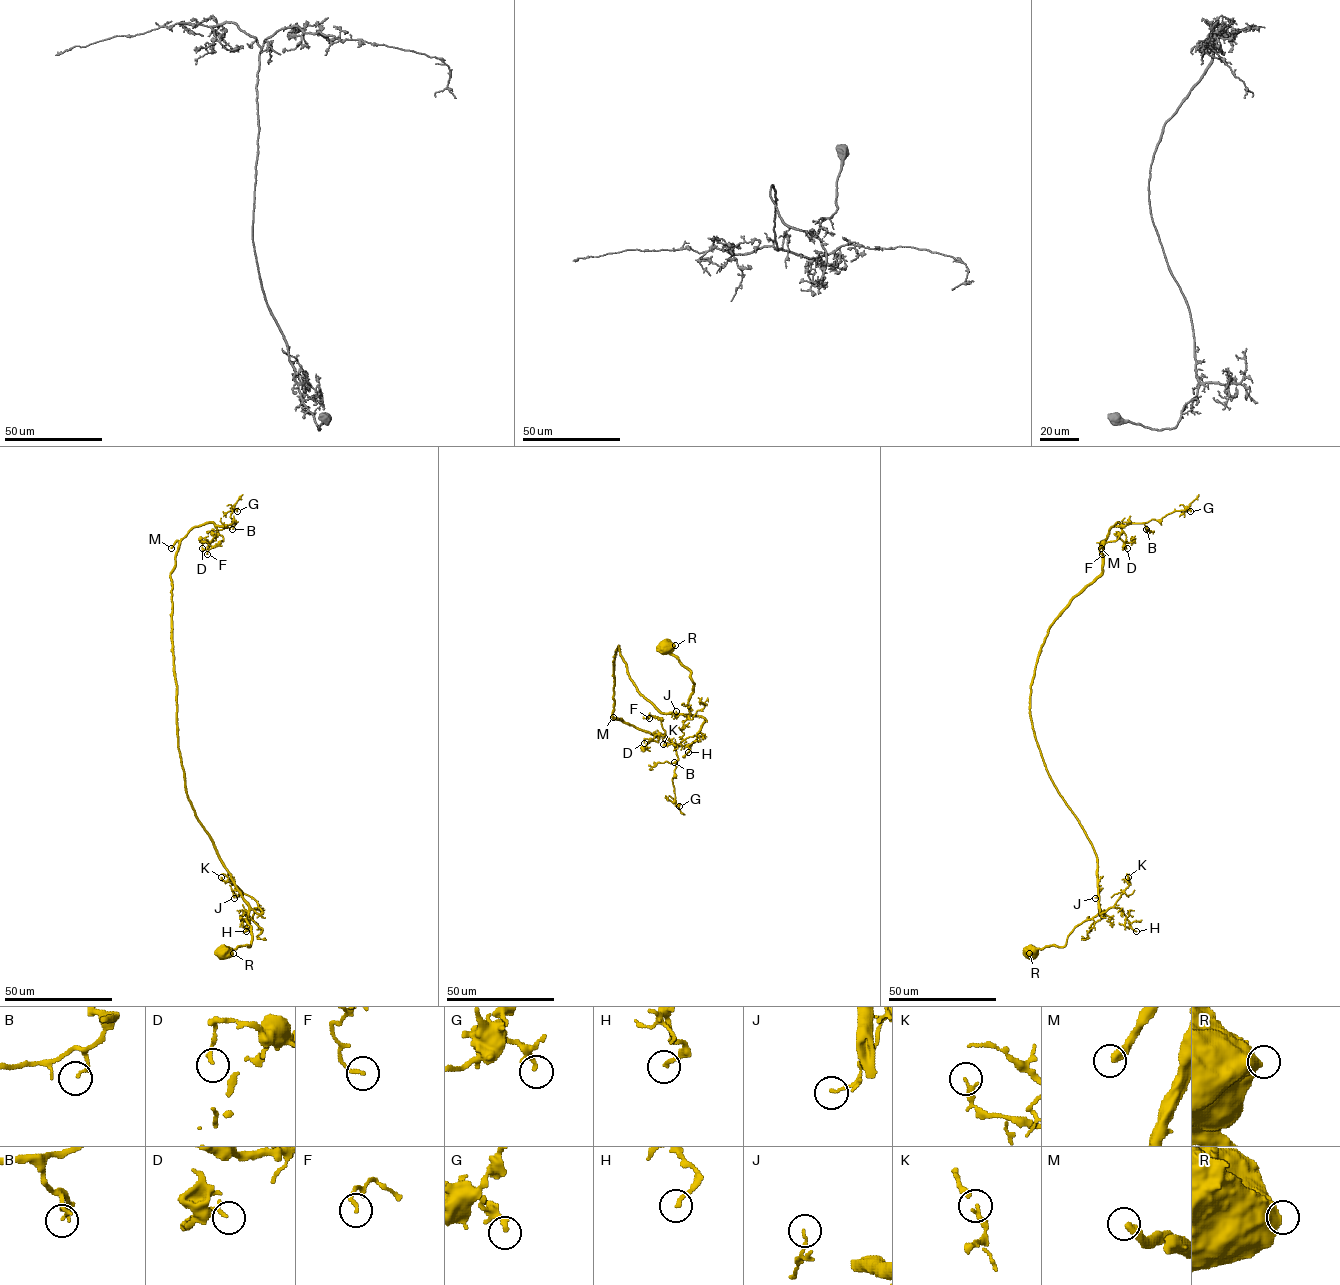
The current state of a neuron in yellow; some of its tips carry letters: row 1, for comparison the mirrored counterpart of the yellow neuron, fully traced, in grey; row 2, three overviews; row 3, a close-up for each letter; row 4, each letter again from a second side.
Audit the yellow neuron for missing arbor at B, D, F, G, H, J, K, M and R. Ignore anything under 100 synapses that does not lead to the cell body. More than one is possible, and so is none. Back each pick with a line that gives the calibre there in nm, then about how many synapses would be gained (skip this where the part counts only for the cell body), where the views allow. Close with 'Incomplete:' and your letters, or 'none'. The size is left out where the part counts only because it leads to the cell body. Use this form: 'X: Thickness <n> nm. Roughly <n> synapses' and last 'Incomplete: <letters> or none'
M: Thickness 380 nm. Roughly 400 synapses
Incomplete: M

